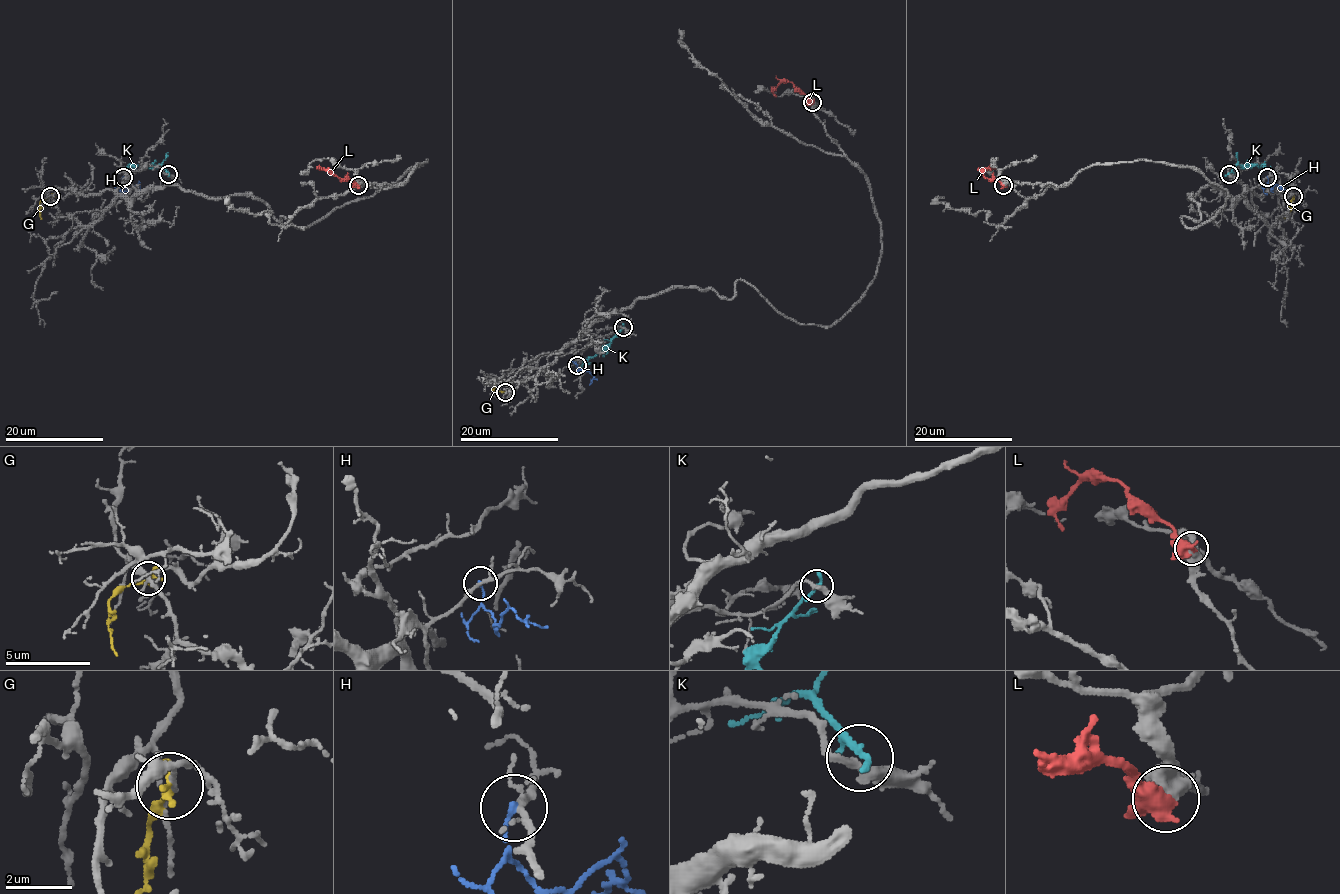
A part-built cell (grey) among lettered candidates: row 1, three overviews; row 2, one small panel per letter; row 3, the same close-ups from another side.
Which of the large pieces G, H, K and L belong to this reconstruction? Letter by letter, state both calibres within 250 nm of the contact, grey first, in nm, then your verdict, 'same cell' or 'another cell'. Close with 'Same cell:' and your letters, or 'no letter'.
G: 120 nm thick on the grey side, 320 nm on the other; another cell
H: 170 nm thick on the grey side, 160 nm on the other; another cell
K: 280 nm thick on the grey side, 180 nm on the other; another cell
L: 400 nm thick on the grey side, 480 nm on the other; another cell
Same cell: no letter

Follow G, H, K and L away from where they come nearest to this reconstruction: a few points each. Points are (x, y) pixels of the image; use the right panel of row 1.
G: (1294, 197), (1290, 211), (1284, 219)
H: (1267, 177), (1272, 189), (1275, 184), (1286, 189)
K: (1229, 173), (1238, 165), (1270, 166)
L: (1003, 184), (983, 175), (984, 170), (998, 170)

